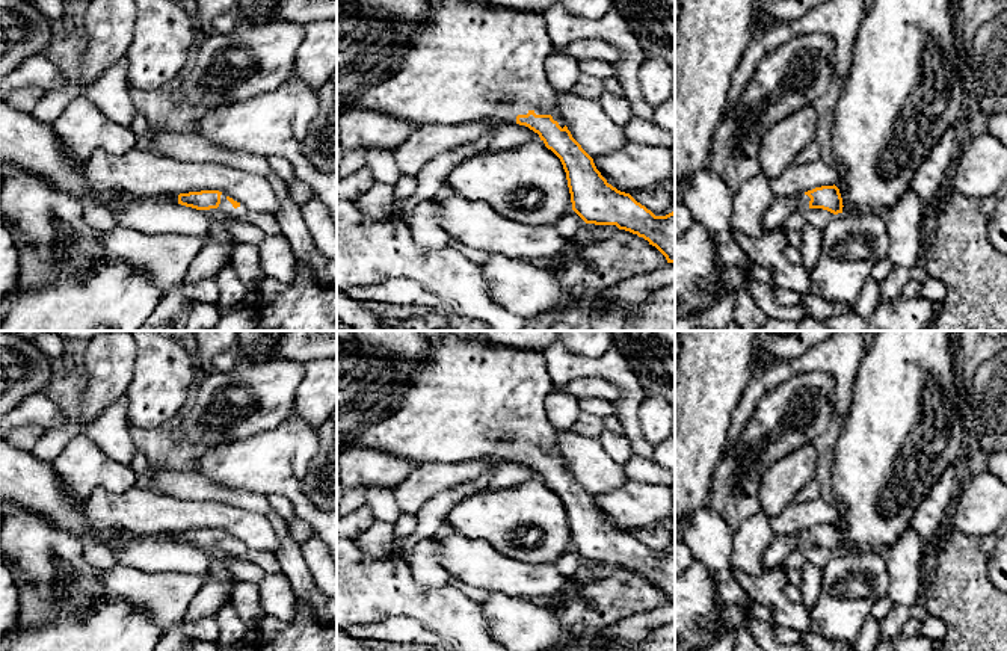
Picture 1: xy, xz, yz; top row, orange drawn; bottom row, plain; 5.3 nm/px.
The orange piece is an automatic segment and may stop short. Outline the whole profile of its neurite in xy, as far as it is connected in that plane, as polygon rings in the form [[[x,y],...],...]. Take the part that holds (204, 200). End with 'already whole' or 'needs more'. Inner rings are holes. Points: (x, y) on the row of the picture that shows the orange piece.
[[[219,190],[189,192],[180,193],[178,196],[166,195],[163,199],[196,210],[219,208],[225,216],[233,219],[245,219],[249,213],[243,204],[234,201]]]; needs more

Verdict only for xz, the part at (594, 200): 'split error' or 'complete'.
split error

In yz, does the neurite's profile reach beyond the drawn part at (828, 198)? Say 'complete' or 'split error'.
split error

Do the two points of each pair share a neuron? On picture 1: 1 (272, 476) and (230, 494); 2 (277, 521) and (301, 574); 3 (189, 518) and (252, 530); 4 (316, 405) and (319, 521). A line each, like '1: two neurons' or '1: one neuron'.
1: two neurons
2: one neuron
3: one neuron
4: two neurons

